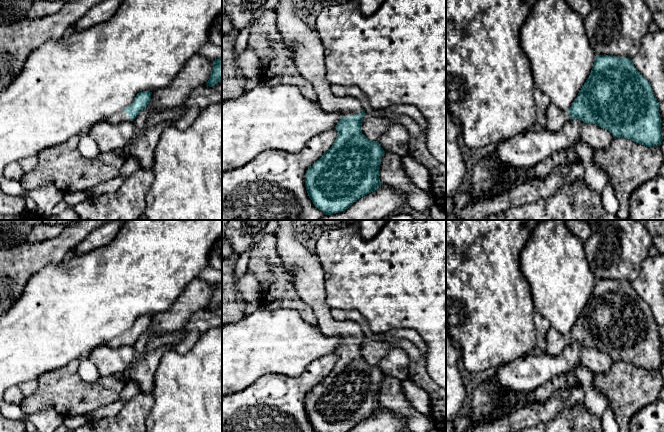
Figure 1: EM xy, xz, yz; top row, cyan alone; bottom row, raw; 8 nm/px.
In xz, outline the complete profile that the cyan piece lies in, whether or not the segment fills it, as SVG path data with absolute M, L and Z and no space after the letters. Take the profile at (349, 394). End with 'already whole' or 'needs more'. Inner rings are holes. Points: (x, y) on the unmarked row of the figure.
M276 220L277 253L287 271L293 278L293 284L298 296L313 309L317 319L319 329L327 336L336 336L342 339L342 343L337 347L338 359L332 371L317 384L305 397L305 411L309 422L316 432L349 432L359 422L377 414L382 408L379 402L379 393L382 380L385 375L378 365L367 363L362 358L362 344L366 338L361 326L354 321L339 321L331 316L331 309L326 303L325 273L316 253L310 251L308 247L300 243L296 236L296 220Z; needs more

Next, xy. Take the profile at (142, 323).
M143 315L136 319L133 327L126 331L122 336L118 336L114 339L109 340L106 345L117 348L122 346L132 346L137 341L137 339L145 333L150 324L152 316Z; needs more

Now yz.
M596 279L591 297L579 315L576 323L567 335L563 335L550 327L547 335L545 354L559 355L563 349L574 343L583 347L595 348L608 354L614 361L630 363L646 371L660 370L664 363L661 355L661 341L659 326L655 322L653 313L648 304L635 292L630 282L618 282L612 279Z; needs more

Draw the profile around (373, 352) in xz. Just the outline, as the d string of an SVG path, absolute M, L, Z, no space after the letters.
M366 337L362 344L362 358L369 364L378 365L394 347L395 345L389 342L375 341Z

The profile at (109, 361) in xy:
M106 344L97 347L89 360L97 367L100 377L123 374L135 360L132 346L112 348Z

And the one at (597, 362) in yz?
M583 347L579 355L580 364L588 368L593 374L608 372L614 360L611 356L595 348Z

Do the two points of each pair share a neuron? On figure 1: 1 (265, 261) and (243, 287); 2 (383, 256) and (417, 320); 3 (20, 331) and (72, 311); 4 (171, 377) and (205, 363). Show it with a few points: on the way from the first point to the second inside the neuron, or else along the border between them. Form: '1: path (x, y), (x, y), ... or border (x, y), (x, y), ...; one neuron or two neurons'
1: border (247, 270), (255, 276), (259, 283), (261, 296); two neurons
2: path (392, 272), (417, 297), (417, 304); one neuron
3: path (33, 331), (42, 331), (59, 318); one neuron
4: path (179, 377), (191, 377), (197, 371); one neuron

